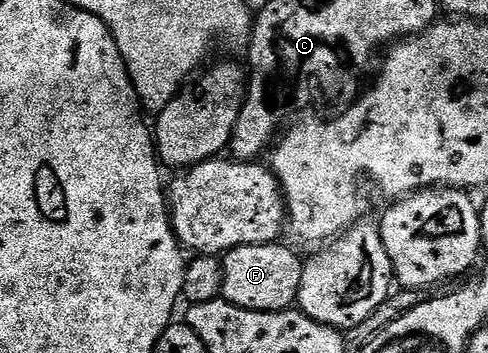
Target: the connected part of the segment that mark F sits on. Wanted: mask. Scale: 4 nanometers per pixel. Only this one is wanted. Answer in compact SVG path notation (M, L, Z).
M283 242L237 246L222 257L222 299L250 312L286 312L299 299L304 261Z

